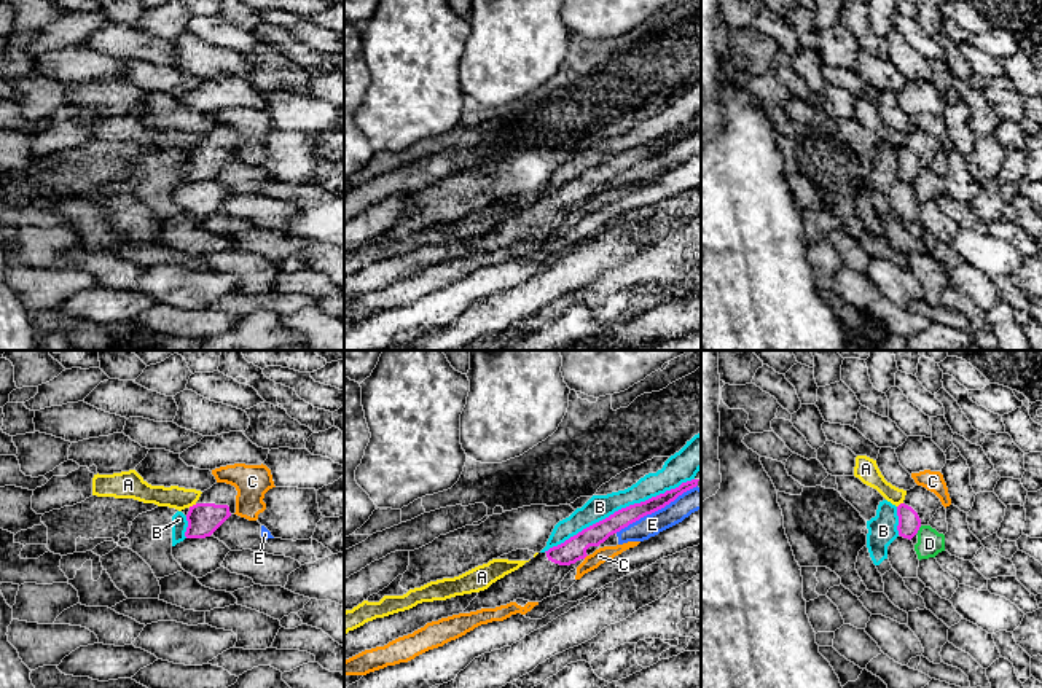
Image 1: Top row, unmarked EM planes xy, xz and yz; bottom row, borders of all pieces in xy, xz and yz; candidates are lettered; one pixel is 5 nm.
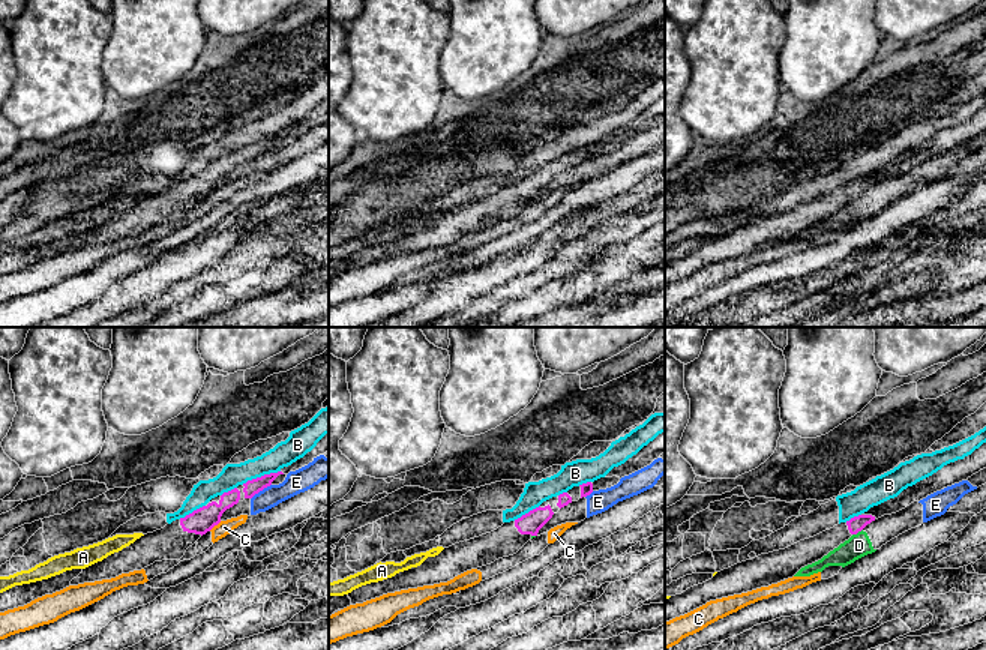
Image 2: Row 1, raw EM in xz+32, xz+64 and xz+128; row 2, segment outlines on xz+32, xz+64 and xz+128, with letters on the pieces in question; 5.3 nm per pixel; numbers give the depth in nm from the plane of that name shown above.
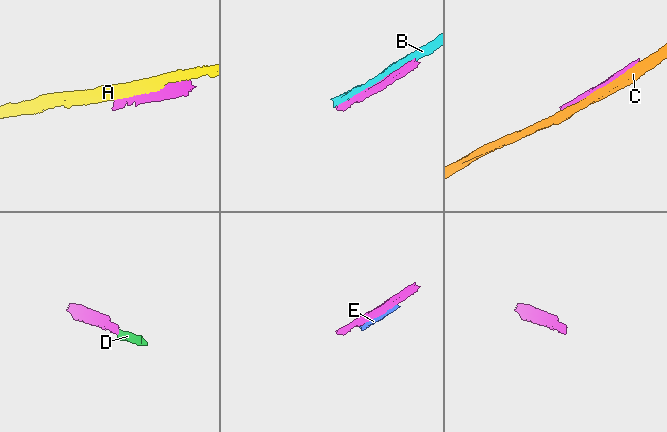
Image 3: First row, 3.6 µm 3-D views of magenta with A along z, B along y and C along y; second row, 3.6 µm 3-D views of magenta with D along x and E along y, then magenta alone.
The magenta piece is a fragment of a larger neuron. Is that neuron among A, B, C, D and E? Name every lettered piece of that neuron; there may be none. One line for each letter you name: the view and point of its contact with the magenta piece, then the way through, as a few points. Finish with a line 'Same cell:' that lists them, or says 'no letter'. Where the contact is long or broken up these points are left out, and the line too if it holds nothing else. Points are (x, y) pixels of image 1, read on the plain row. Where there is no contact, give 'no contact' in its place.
Same cell: no letter

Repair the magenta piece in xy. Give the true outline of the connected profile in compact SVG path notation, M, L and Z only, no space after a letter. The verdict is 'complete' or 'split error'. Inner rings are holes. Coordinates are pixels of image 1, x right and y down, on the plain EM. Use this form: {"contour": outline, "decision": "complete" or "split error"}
{"contour": "M217 126L204 134L193 150L182 153L188 164L185 180L210 180L231 158L236 156L236 139L236 131L226 126Z", "decision": "split error"}

